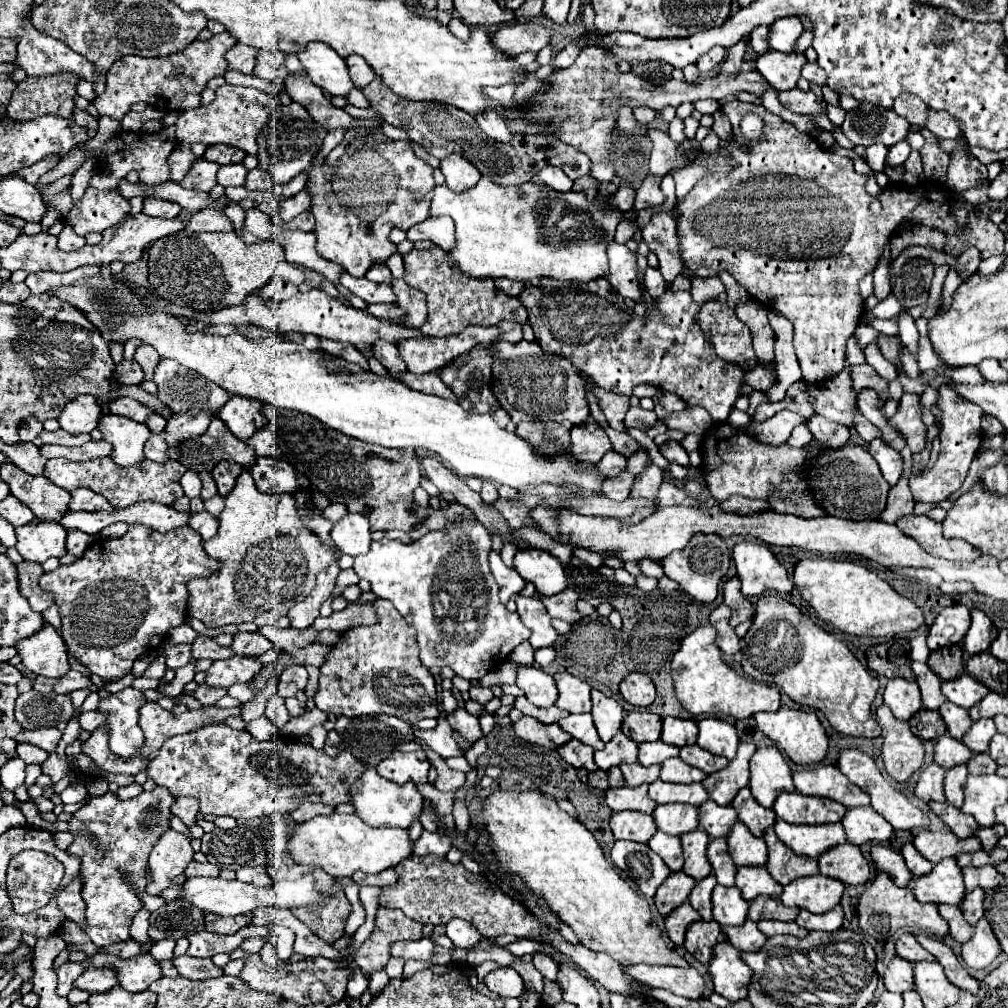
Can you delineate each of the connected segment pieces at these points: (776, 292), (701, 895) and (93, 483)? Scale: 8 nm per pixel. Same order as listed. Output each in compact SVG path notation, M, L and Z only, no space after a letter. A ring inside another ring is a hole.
M733 99L727 101L721 111L731 121L733 147L725 147L721 143L719 153L725 157L733 155L737 163L735 167L725 167L723 161L719 161L713 167L713 175L701 179L685 199L677 201L677 235L679 253L685 265L683 273L689 277L711 277L727 271L749 291L749 295L753 295L753 299L765 307L775 307L779 303L779 313L783 313L795 325L793 345L807 381L821 381L823 377L839 373L845 367L845 343L853 337L855 327L859 325L859 319L865 311L857 283L861 277L873 271L883 245L889 241L899 223L913 221L945 231L949 237L945 253L949 255L959 255L971 245L981 251L983 259L1003 253L1005 235L993 221L977 219L973 205L969 205L971 213L967 227L957 231L953 199L945 197L937 183L923 181L917 187L899 187L899 191L893 187L883 189L883 215L877 217L869 213L869 203L873 197L865 191L867 175L857 173L849 157L839 157L827 151L815 141L815 137L797 131L795 125L783 121L779 115L767 111L761 105ZM747 111L763 117L765 141L743 141L739 121ZM789 179L807 179L815 183L787 183Z
M709 875L701 881L697 881L697 885L693 887L693 891L689 895L689 903L693 905L695 911L699 911L701 919L705 919L705 921L713 919L711 917L711 891L713 891L715 885L717 885L715 875Z
M111 457L103 459L89 459L89 461L65 461L65 459L49 459L45 465L45 477L55 485L71 491L75 487L89 487L91 491L107 497L113 507L129 507L139 501L157 501L163 505L171 505L175 499L183 497L183 489L179 485L185 467L177 461L169 461L165 465L145 461L141 469L121 469Z

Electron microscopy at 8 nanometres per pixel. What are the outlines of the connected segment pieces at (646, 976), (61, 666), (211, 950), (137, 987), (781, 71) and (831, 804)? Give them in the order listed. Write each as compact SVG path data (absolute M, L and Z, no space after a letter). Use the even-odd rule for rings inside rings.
M629 965L623 967L625 975L635 981L641 981L649 987L661 987L675 995L683 997L701 997L703 995L703 977L693 969L669 967L669 965Z
M45 623L35 635L21 639L15 647L23 657L23 665L35 675L63 677L69 673L67 647L49 623Z
M249 925L239 929L233 935L219 935L219 933L211 933L211 931L201 931L201 933L191 933L189 935L189 949L187 953L193 957L213 957L217 953L229 953L233 949L237 949L241 945L243 939L247 937L269 937L271 925L265 927L257 927L257 925Z
M93 955L93 957L89 957L89 961L95 967L117 965L115 969L121 977L121 987L125 987L125 991L133 991L133 993L147 991L149 985L161 977L161 969L151 955L137 955L131 959L119 959L113 955Z
M767 51L757 57L757 71L767 79L767 83L777 91L789 91L797 85L801 77L801 67L805 65L803 53L777 53Z
M785 791L775 799L773 811L777 813L779 819L783 819L787 823L819 825L819 823L841 821L847 807L837 801L831 801L831 799L807 797L797 791L793 791L793 793Z

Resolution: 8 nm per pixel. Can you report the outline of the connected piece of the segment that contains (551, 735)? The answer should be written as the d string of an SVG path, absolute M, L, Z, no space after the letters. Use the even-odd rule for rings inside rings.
M521 717L513 725L513 729L515 729L515 735L521 737L523 741L543 745L547 749L555 749L557 745L563 745L565 739L571 739L569 733L565 733L557 723L543 725L541 721L537 721L533 717Z

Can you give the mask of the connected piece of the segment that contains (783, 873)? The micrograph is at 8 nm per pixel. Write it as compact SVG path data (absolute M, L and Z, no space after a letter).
M769 827L769 829L765 831L765 841L767 841L767 849L769 849L767 871L771 873L771 877L773 877L777 883L787 885L789 881L793 881L793 879L797 879L797 877L817 875L817 873L819 873L817 859L793 853L785 843L781 843L781 841L777 839L773 827Z

